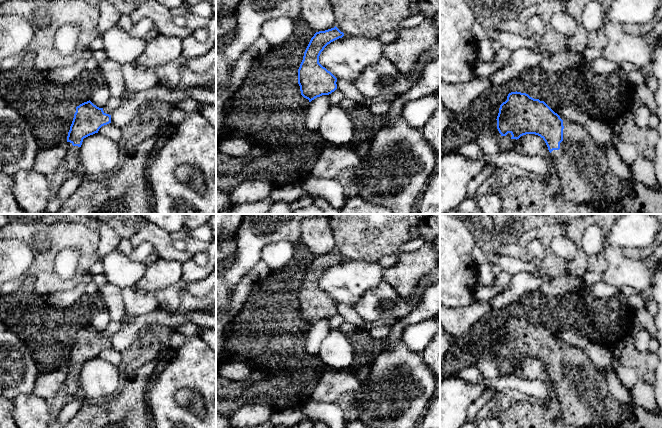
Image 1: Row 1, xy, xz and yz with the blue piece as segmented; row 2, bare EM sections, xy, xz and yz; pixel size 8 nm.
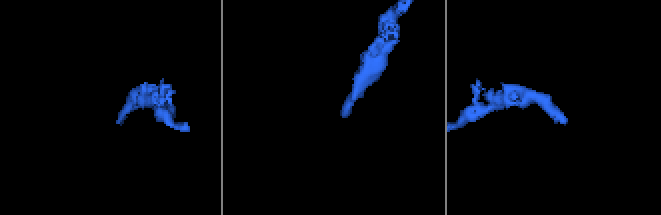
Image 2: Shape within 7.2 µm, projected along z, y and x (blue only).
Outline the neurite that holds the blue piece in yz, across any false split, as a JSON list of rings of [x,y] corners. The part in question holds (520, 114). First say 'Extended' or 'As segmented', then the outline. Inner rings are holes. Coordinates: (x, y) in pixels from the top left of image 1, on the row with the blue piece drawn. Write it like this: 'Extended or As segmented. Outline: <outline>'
Extended. Outline: [[[511,92],[507,100],[500,105],[497,116],[497,129],[501,136],[508,133],[512,135],[511,139],[519,139],[526,134],[535,134],[540,136],[546,143],[550,152],[549,163],[554,166],[555,174],[560,179],[561,190],[565,198],[575,204],[588,204],[595,207],[606,207],[611,204],[617,204],[623,197],[634,194],[635,190],[627,181],[618,178],[610,169],[610,161],[605,153],[593,141],[588,131],[578,123],[563,121],[544,101],[534,99],[526,93]]]

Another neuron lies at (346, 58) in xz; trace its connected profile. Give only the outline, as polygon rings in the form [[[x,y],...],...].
[[[346,35],[328,44],[319,63],[337,79],[354,82],[363,70],[383,57],[385,44],[362,35]]]

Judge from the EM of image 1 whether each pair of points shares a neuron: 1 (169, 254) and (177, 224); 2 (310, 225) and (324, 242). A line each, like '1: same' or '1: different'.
1: different
2: same

